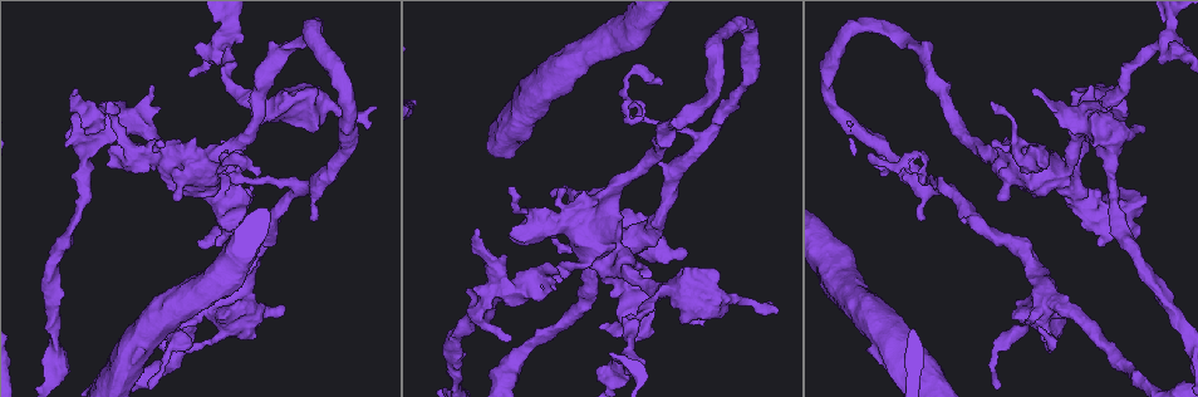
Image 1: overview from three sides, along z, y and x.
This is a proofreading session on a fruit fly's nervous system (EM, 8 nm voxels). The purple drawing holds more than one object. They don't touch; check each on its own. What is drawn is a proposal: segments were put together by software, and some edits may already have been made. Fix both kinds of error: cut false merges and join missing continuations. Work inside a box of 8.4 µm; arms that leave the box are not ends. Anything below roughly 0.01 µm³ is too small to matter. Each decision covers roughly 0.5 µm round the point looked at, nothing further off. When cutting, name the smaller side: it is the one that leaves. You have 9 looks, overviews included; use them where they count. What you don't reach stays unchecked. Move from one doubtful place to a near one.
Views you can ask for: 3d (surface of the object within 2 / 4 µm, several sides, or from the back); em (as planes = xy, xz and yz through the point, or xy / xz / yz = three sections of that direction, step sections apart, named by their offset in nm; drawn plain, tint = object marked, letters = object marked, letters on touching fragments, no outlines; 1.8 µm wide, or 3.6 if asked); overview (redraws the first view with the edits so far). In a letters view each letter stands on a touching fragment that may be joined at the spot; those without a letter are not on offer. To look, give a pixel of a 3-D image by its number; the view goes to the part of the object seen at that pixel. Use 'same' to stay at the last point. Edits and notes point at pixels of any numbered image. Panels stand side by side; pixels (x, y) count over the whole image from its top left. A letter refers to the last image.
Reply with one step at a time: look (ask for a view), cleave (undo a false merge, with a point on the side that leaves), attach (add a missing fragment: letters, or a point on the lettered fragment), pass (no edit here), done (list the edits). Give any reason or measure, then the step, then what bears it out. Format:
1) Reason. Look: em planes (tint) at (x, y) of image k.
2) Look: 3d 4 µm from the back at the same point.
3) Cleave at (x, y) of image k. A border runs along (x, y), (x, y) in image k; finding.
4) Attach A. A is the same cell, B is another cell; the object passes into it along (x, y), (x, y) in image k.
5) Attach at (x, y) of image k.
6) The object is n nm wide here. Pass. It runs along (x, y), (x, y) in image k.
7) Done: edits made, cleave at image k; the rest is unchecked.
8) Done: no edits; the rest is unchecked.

Calibre changes. Look: em 3.6 µm planes (plain) at (171, 160) of image 1.

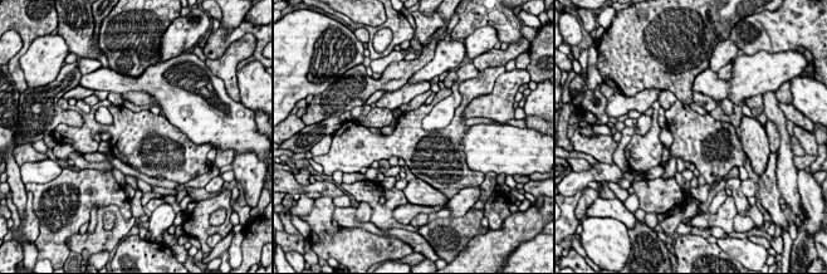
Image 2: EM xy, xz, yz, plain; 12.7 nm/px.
Look: em 3.6 µm planes (letters) at the same point.

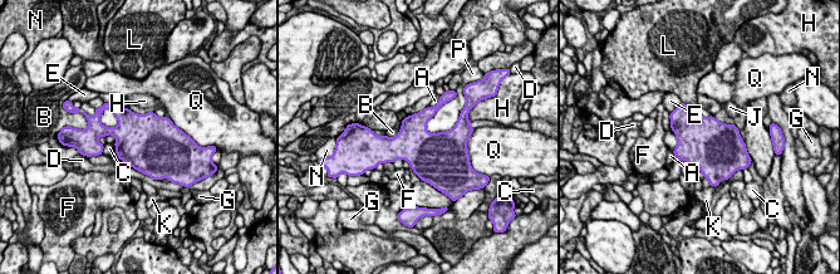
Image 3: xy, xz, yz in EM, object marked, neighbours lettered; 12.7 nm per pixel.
Pass. A, B, C, D, E, F, G, H, J, K, L, N, P and Q are other cells; continuous, no second neuron.

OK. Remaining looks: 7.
Sharp bend. Look: em planes (letters) at (625, 283) of image 1.

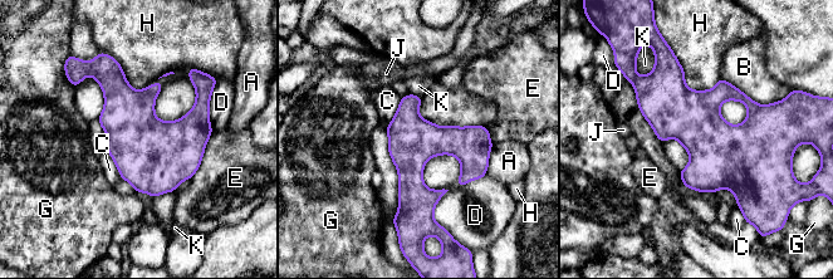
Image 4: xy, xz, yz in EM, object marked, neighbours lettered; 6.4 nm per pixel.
Pass. A, B, C, D, E, G, H, J and K are other cells; a border runs along (401, 98), (400, 106), (386, 128) in image 4; continuous, no second neuron.

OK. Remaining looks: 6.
Four-way junction. Look: em planes (letters) at (224, 43) of image 1.

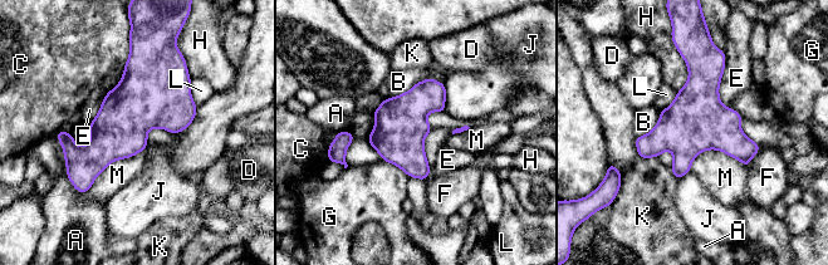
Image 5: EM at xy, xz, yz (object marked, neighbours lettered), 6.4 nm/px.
Pass. A, B, C, D, E, F, G, H, J, K, L and M are other cells; one neuron here.

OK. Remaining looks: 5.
An open end. Look: em planes (letters) at (547, 291) of image 1.

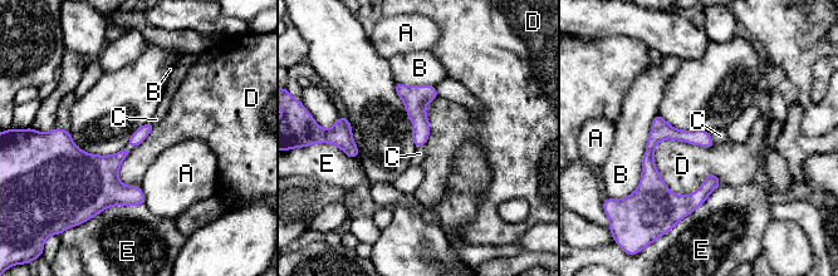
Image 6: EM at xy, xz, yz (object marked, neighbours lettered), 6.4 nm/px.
Pass. A, B, C, D and E are other cells; it runs along (657, 119), (650, 180), (686, 211) in image 6; no lettered fragment goes on from it.

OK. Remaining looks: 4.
Done: no edits; the rest is unchecked.

